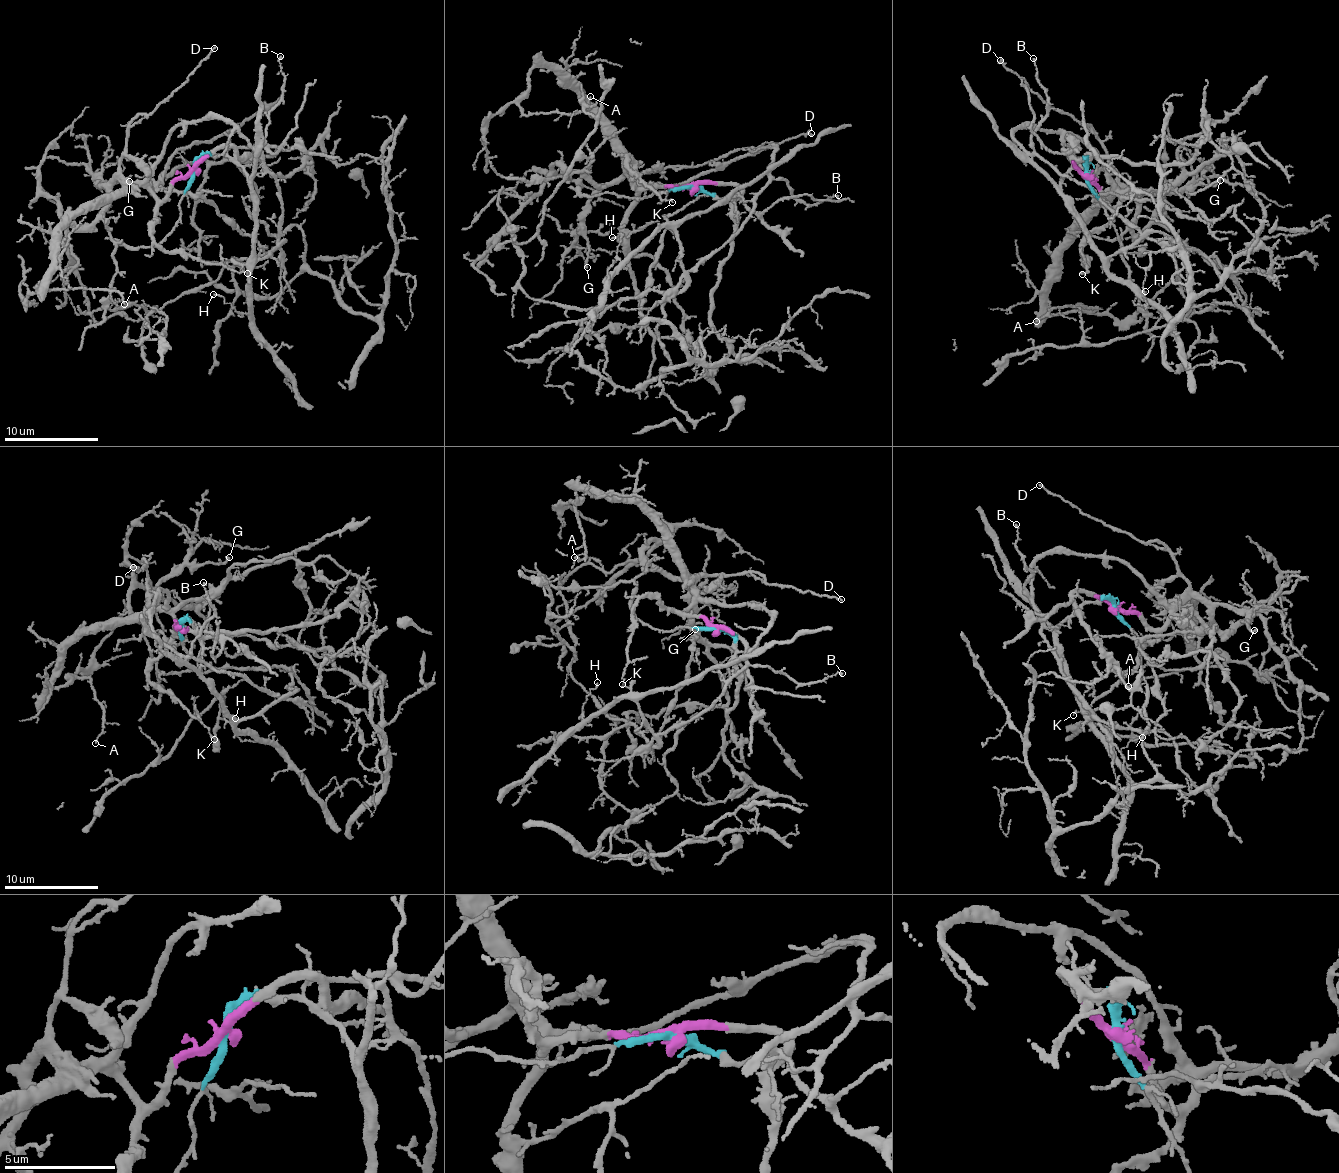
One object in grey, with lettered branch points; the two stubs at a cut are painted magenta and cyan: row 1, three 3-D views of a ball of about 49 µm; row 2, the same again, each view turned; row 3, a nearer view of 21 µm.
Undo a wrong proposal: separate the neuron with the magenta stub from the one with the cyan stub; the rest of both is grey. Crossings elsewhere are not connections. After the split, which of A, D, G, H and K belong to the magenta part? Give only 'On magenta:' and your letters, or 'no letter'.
On magenta: A, D, G, K

